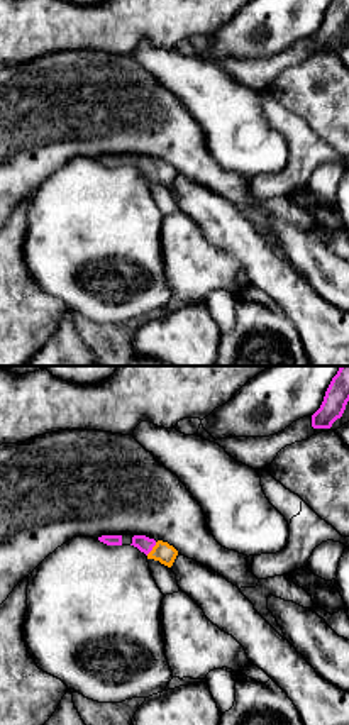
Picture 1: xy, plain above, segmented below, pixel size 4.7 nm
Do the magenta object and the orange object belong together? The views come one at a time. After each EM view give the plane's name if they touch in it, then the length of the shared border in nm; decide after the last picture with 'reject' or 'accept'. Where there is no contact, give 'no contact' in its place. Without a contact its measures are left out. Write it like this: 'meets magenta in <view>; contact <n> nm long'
meets magenta in xy; contact 80 nm long

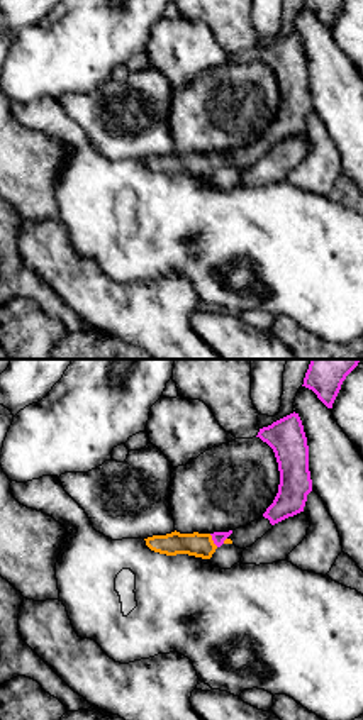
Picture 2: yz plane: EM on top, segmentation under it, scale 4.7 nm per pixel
meets magenta in yz; contact 80 nm long

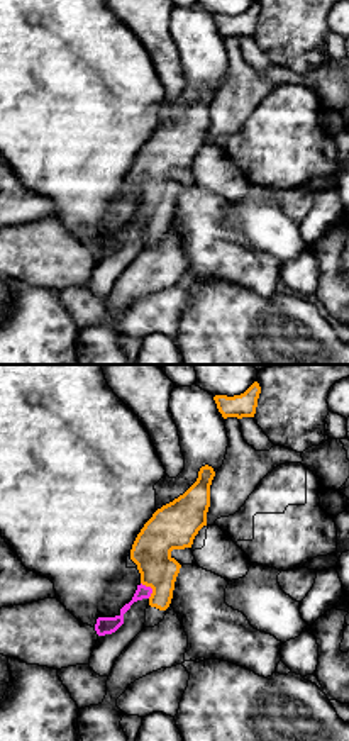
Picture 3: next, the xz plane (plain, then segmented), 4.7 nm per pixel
meets magenta in xz; contact 90 nm long

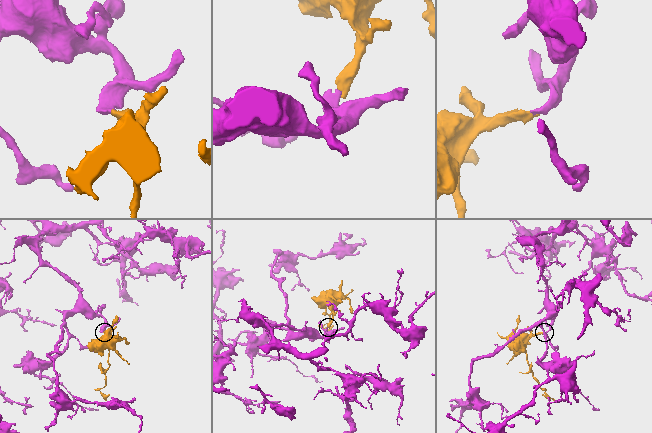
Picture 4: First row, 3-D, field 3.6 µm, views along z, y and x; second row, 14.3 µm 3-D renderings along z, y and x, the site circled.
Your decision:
accept

